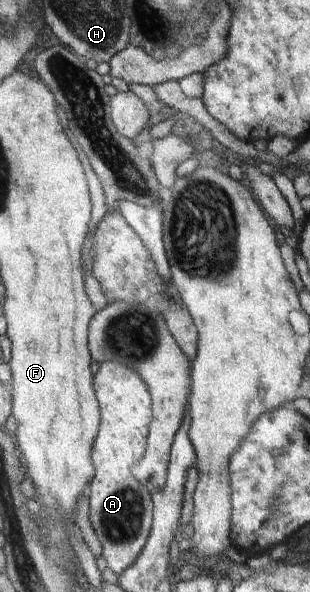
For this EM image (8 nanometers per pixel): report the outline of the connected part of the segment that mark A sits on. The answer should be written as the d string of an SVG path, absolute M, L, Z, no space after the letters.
M107 361L95 369L94 387L102 421L93 443L92 459L97 474L90 482L90 519L103 543L107 566L117 575L135 564L150 540L154 524L154 497L132 469L146 456L150 424L154 421L154 399L147 383L131 367Z

